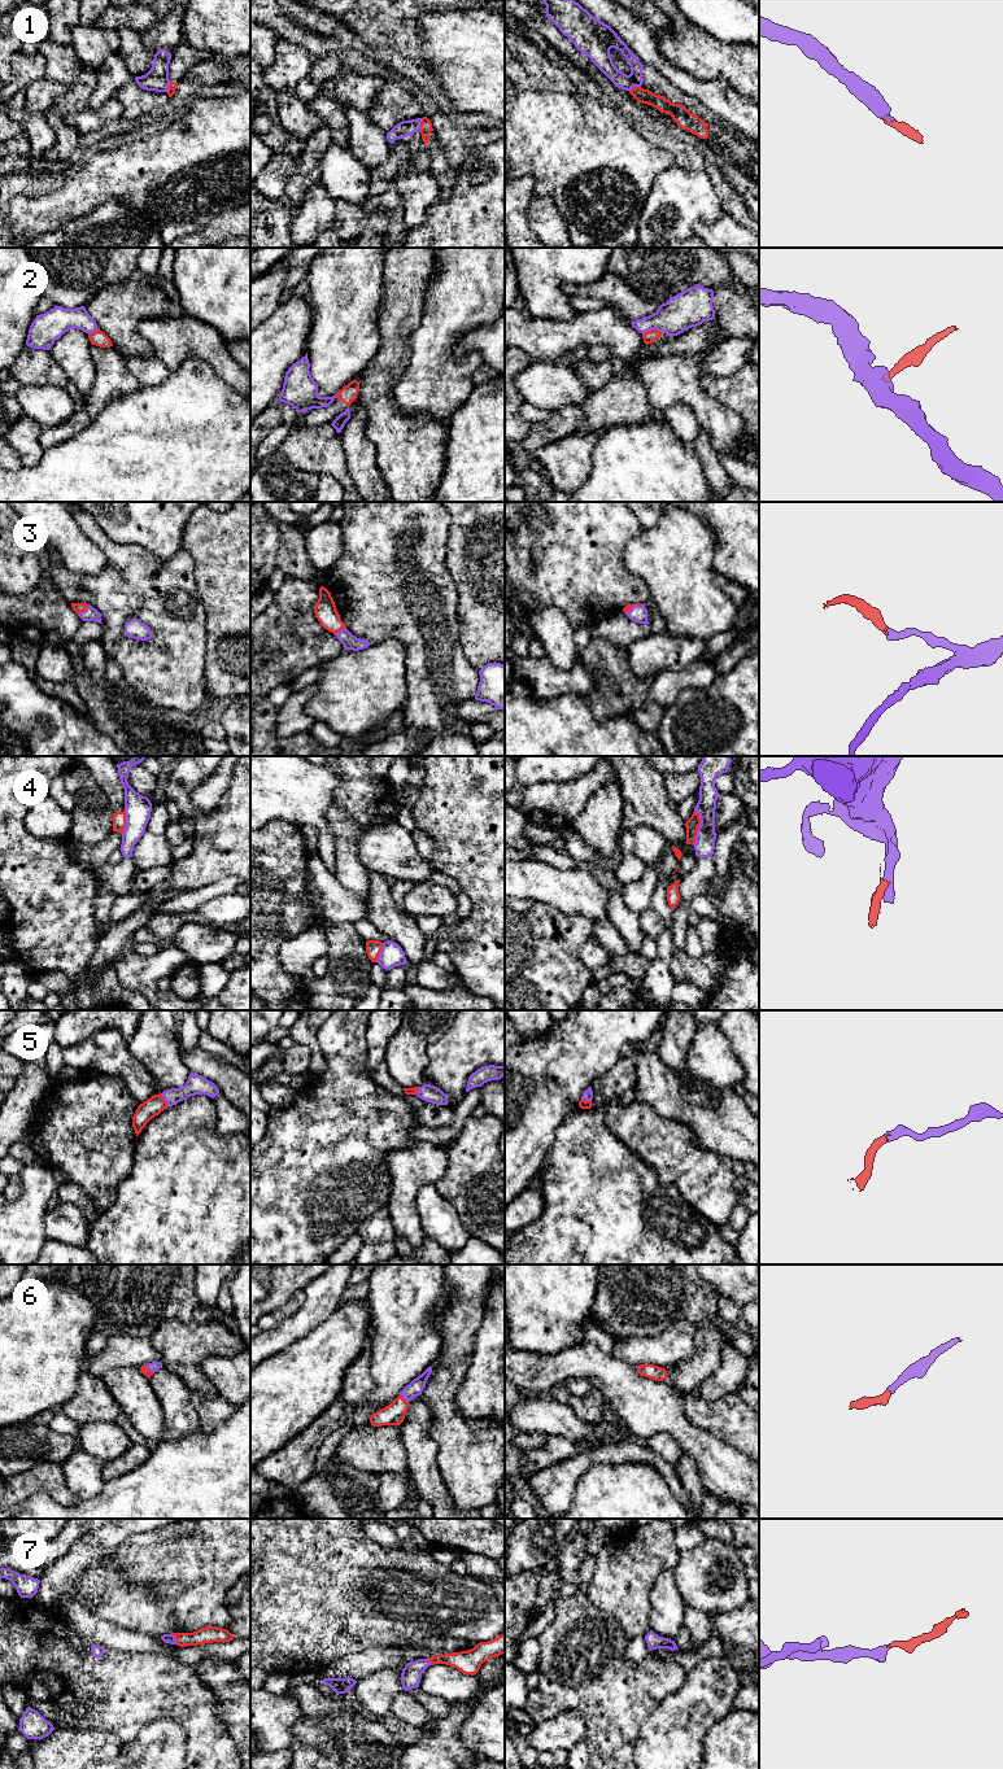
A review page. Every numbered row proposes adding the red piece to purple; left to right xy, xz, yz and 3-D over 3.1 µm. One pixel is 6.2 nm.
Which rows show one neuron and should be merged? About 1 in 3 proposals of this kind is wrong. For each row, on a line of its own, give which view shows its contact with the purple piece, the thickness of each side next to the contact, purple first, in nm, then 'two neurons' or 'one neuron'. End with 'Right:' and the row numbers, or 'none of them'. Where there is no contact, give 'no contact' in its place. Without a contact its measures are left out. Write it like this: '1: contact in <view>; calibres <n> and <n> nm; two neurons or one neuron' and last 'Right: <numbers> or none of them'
1: contact in xz; calibres 100 and 80 nm; two neurons
2: contact in yz; calibres 220 and 80 nm; two neurons
3: contact in xy; calibres 90 and 60 nm; one neuron
4: contact in yz; calibres 130 and 90 nm; two neurons
5: contact in xy; calibres 130 and 120 nm; one neuron
6: contact in xz; calibres 90 and 140 nm; one neuron
7: contact in xy; calibres 60 and 110 nm; one neuron
Right: 3, 5, 6, 7

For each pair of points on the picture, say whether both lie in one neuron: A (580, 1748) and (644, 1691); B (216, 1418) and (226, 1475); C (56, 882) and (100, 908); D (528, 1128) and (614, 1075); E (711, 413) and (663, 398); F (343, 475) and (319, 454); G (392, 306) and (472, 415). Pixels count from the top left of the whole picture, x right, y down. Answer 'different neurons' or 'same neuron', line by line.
A: different neurons
B: different neurons
C: different neurons
D: different neurons
E: same neuron
F: same neuron
G: different neurons

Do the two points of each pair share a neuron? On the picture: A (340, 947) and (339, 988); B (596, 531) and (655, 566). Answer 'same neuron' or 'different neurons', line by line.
A: same neuron
B: different neurons

